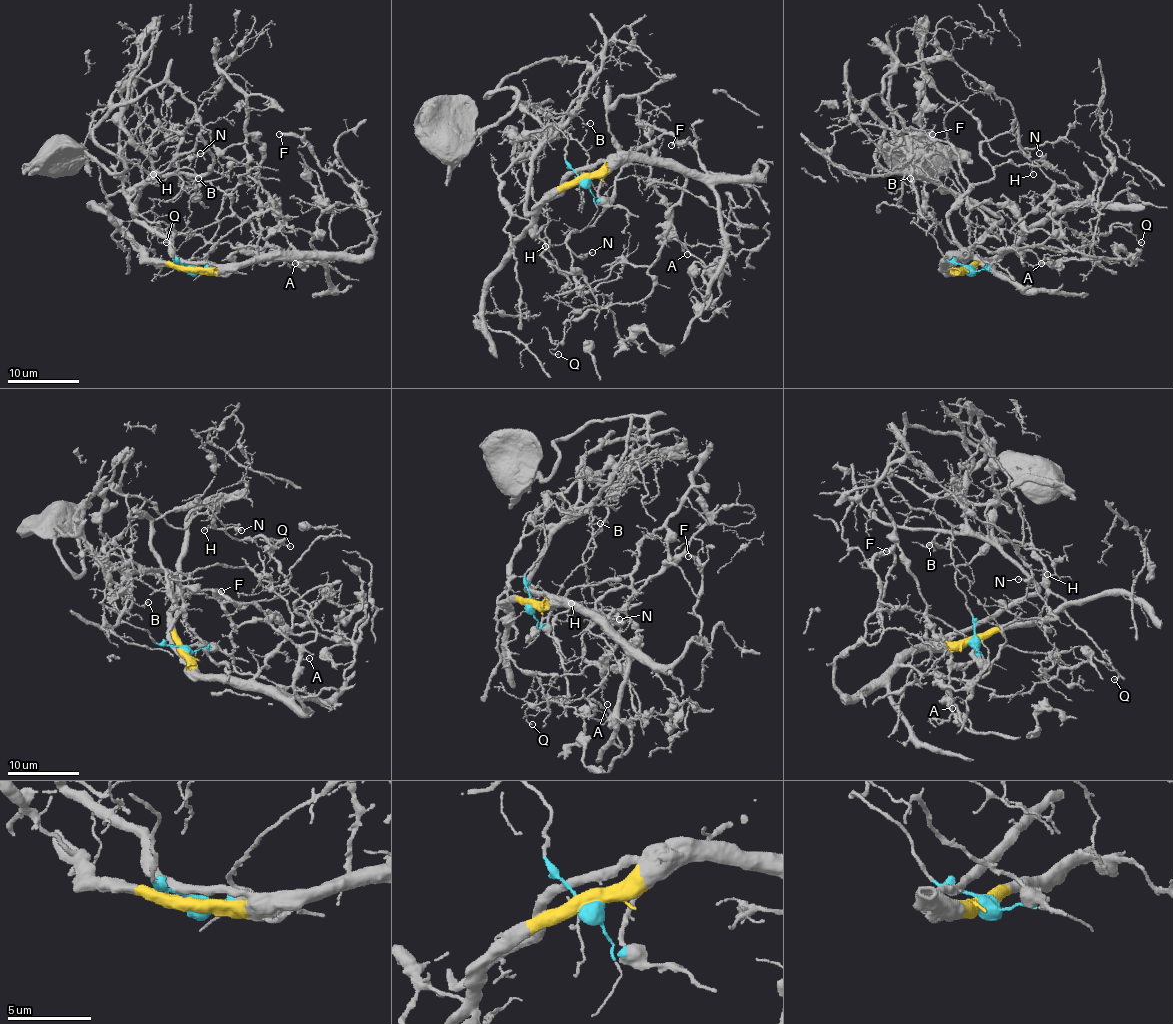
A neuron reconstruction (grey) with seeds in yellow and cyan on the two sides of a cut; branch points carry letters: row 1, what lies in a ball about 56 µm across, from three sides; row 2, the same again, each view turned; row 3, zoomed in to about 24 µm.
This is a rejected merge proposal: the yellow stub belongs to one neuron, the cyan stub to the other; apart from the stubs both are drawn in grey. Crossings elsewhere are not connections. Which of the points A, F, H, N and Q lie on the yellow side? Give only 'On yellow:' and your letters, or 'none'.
On yellow: A, F, Q

